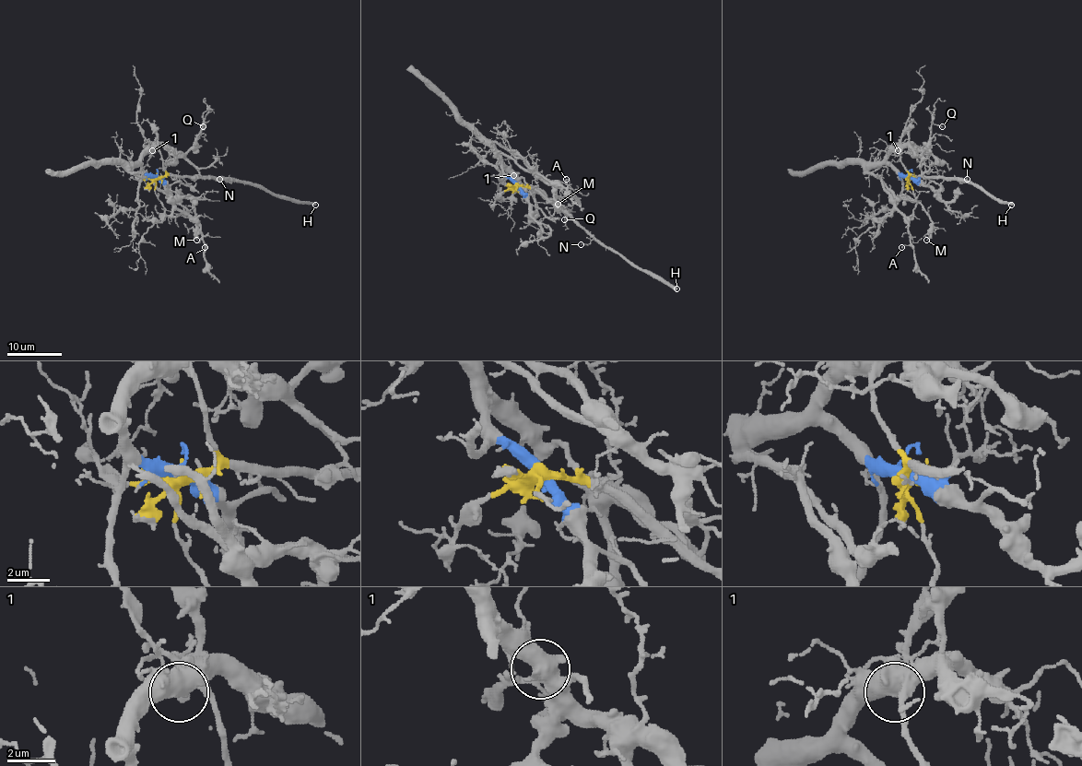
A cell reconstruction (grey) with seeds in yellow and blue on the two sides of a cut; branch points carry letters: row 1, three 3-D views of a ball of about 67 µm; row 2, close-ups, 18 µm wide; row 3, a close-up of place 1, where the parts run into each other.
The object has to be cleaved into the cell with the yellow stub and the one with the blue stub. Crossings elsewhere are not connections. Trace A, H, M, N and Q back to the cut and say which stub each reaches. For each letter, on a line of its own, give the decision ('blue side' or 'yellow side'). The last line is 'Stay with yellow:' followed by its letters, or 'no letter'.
A: blue side
H: yellow side
M: blue side
N: yellow side
Q: blue side
Stay with yellow: H, N

